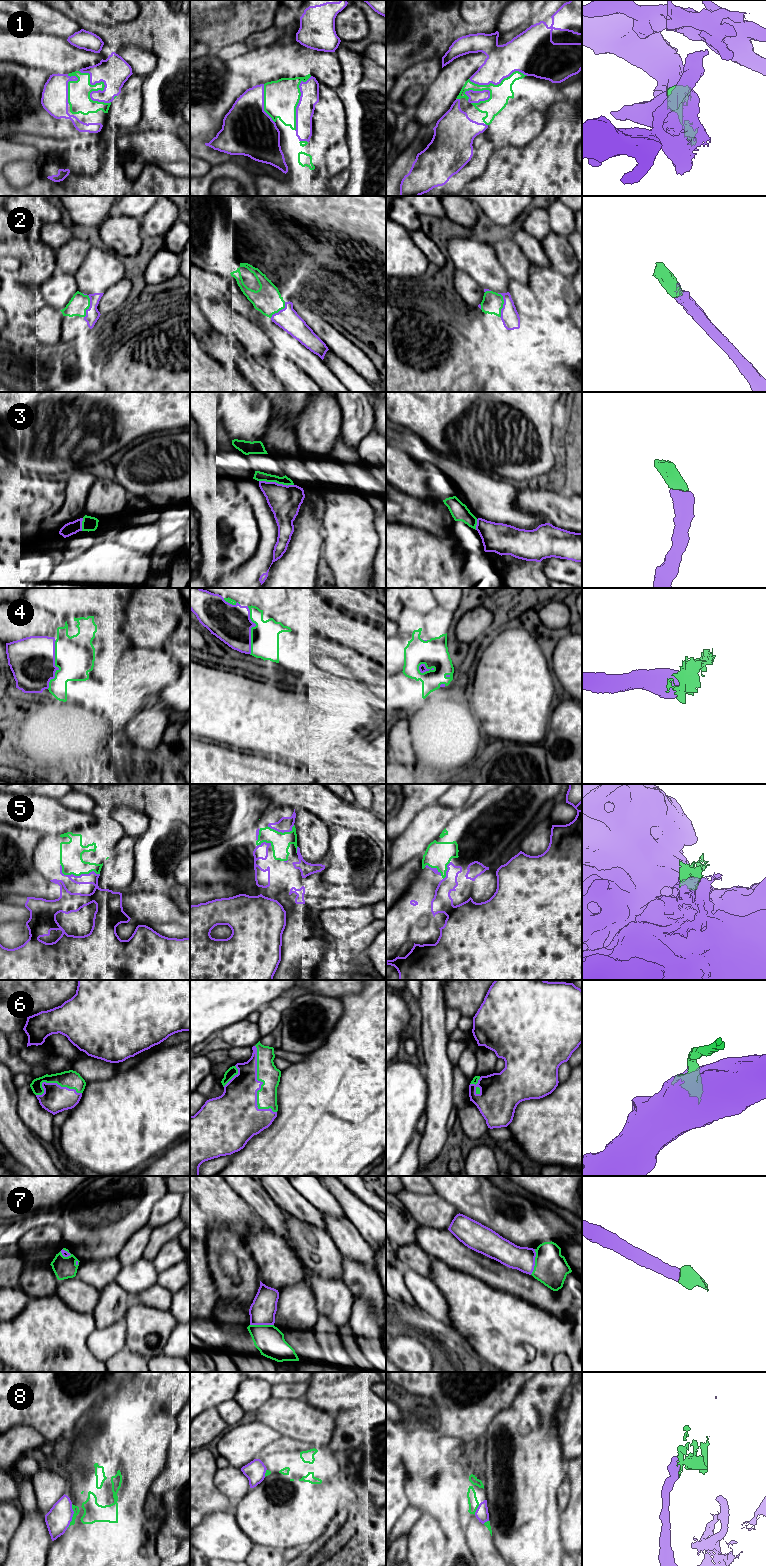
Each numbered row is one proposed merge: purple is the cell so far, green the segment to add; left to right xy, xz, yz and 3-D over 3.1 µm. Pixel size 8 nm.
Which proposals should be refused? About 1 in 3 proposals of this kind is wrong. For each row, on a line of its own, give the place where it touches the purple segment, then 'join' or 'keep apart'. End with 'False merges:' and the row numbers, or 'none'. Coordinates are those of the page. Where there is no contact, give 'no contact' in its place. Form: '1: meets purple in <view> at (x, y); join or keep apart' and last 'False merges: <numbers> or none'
1: meets purple in xy at (104, 88); join
2: meets purple in xy at (90, 304); join
3: meets purple in xz at (275, 482); join
4: meets purple in xy at (54, 665); join
5: meets purple in xy at (77, 876); keep apart
6: meets purple in xz at (261, 1084); join
7: meets purple in yz at (534, 1262); join
8: meets purple in xy at (72, 1516); keep apart
False merges: 5, 8

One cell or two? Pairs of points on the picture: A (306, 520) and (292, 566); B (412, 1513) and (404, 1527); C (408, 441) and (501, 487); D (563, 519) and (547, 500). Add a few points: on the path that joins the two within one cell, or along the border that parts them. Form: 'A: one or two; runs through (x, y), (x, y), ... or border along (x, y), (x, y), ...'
A: one; runs through (306, 531), (306, 546), (302, 555)
B: one; runs through (410, 1516), (404, 1524)
C: one; runs through (431, 455), (478, 487)
D: one; runs through (561, 514), (552, 505)

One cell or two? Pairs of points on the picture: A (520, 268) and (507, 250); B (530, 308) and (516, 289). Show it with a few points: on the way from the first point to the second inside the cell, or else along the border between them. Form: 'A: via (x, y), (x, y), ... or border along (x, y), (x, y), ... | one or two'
A: via (516, 264), (509, 254) | one
B: via (527, 303), (521, 294) | one

